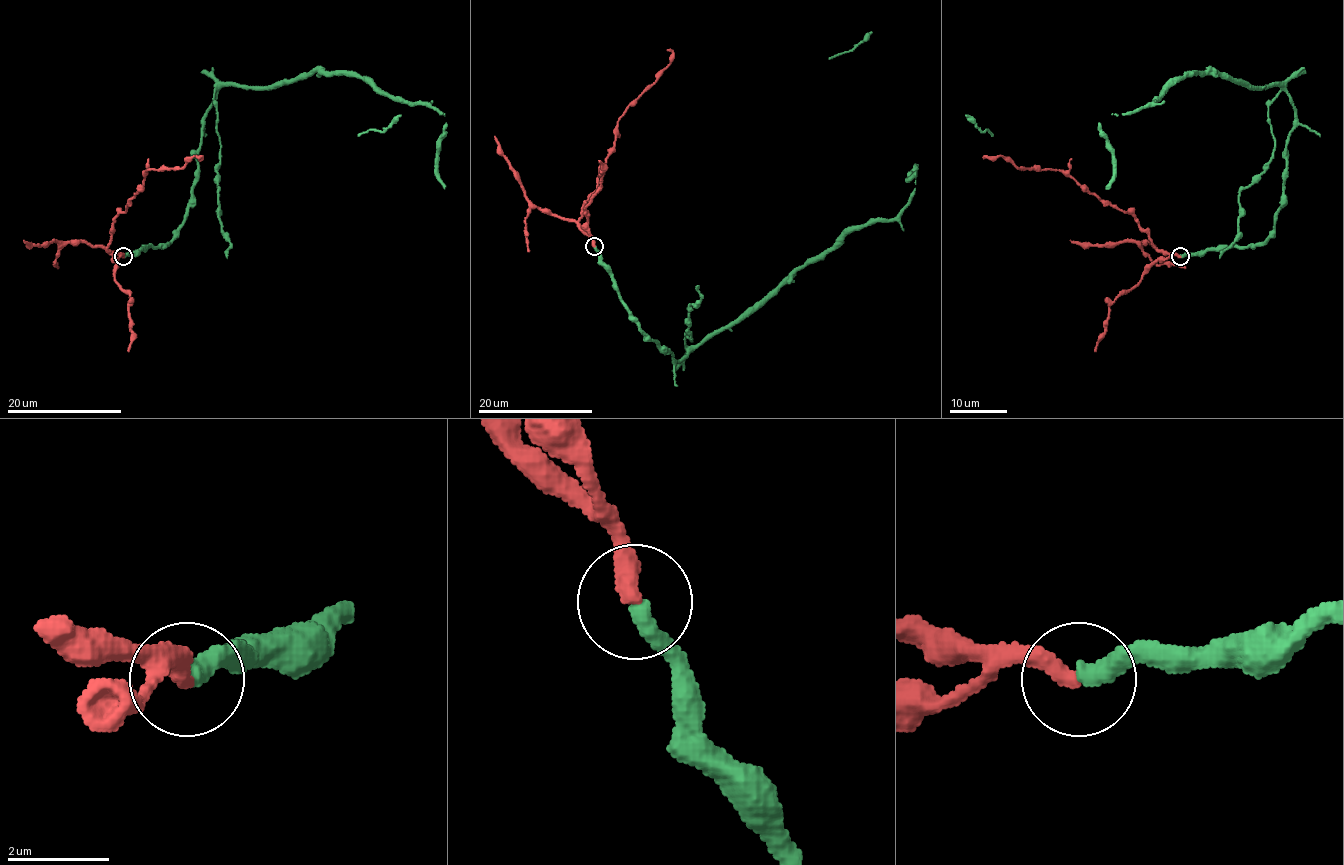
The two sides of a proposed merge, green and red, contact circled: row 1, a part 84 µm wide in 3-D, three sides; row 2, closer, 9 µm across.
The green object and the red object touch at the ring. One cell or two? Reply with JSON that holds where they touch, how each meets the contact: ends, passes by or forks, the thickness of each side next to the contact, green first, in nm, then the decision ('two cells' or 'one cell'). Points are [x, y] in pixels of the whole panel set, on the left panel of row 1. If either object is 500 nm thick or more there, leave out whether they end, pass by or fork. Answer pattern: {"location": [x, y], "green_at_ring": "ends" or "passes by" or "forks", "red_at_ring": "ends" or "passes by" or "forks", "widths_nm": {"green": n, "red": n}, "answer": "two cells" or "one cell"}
{"location": [123, 256], "green_at_ring": "ends", "red_at_ring": "ends", "widths_nm": {"green": 360, "red": 360}, "answer": "one cell"}

